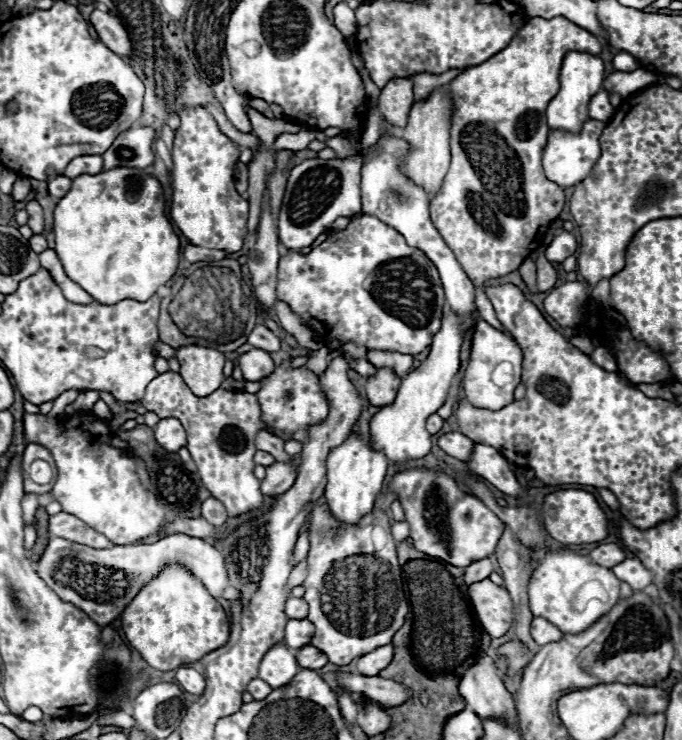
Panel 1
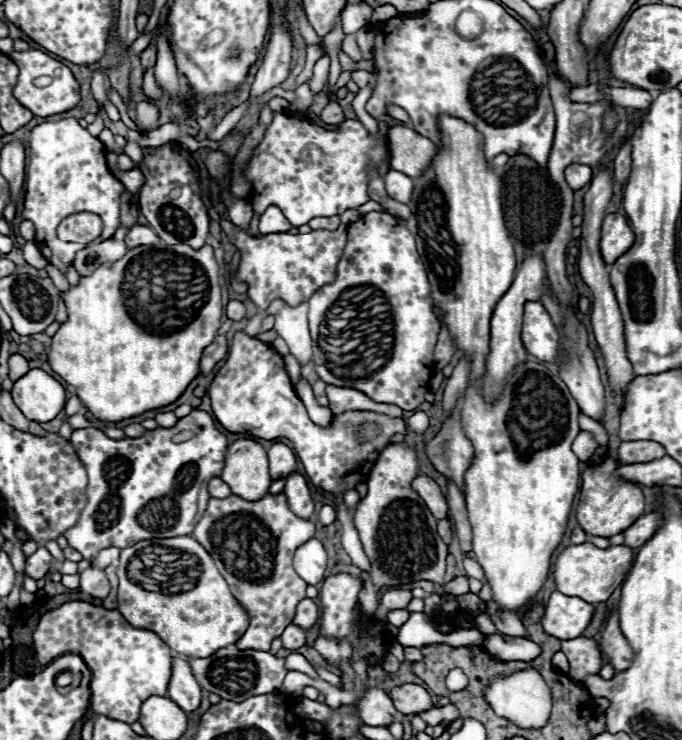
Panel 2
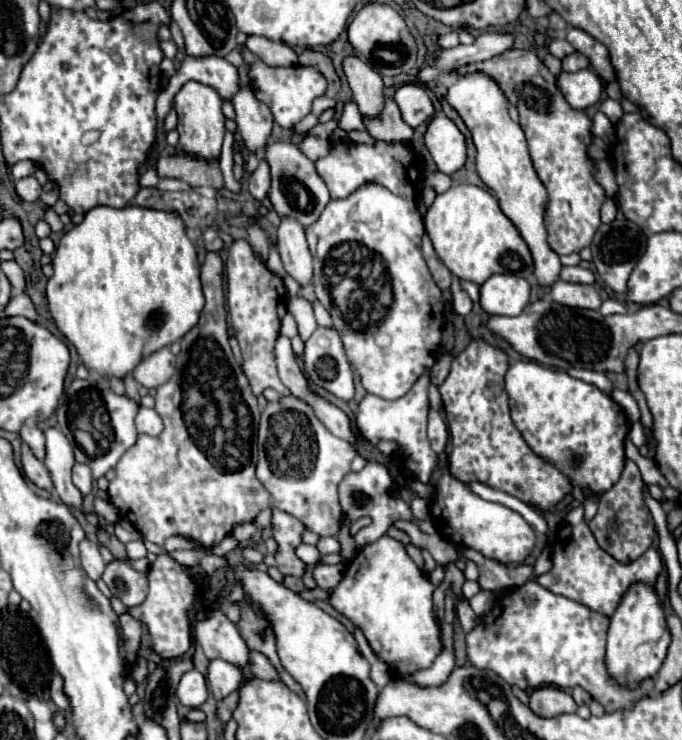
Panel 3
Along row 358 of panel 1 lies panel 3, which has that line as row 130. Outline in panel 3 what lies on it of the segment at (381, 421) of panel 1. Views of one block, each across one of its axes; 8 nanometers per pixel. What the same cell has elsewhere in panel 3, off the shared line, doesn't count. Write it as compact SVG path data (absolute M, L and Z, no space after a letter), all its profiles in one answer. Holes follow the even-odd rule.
M438 114L430 120L424 144L436 162L436 168L444 174L452 174L460 170L466 162L466 142L458 126L444 114Z

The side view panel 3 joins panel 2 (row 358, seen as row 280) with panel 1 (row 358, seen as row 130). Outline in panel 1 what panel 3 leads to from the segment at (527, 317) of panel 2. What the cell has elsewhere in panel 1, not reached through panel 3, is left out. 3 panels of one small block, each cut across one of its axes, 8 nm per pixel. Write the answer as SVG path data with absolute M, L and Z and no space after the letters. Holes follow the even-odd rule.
M478 320L472 338L470 364L464 374L464 392L468 402L476 408L488 410L504 408L510 402L514 402L514 390L520 384L520 376L522 376L522 350L518 342L512 336L506 336L504 332L486 324L484 320ZM504 366L510 366L510 374L508 370L502 370Z

